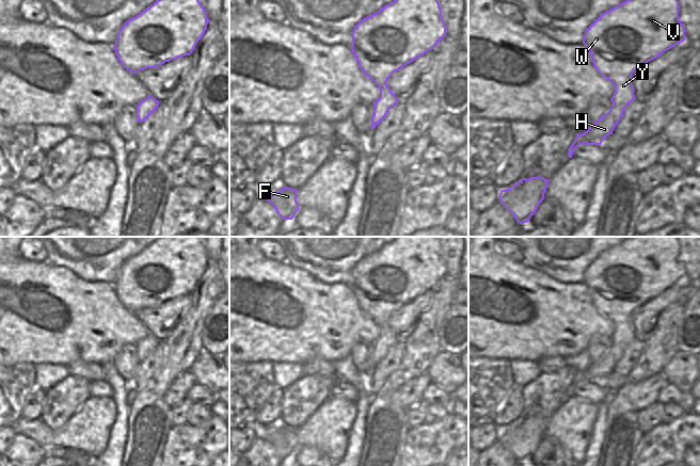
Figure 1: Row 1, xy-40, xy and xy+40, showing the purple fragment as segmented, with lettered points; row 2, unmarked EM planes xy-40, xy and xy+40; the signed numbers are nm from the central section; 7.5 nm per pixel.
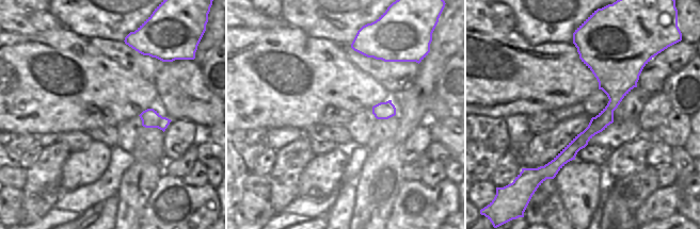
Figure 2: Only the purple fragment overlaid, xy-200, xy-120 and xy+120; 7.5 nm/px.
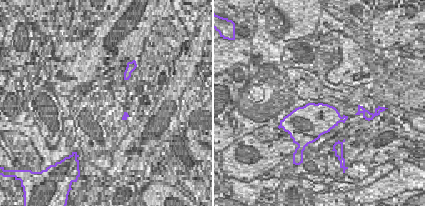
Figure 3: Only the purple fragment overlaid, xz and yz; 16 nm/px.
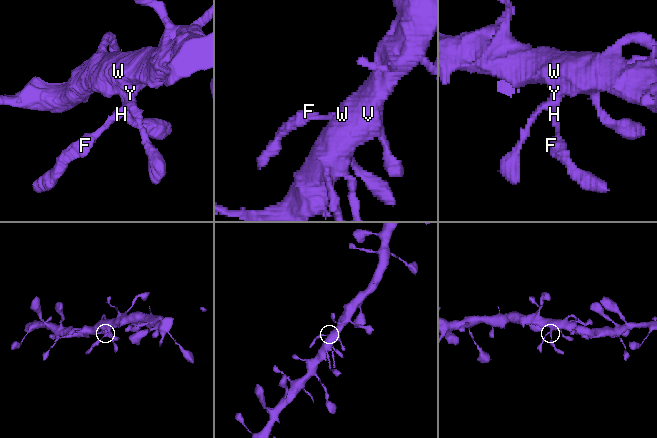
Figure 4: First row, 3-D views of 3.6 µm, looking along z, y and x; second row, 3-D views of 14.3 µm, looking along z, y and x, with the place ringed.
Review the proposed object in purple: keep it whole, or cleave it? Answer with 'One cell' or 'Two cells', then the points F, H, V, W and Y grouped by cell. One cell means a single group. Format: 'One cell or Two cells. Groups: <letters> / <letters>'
Two cells. Groups: F H / V W Y

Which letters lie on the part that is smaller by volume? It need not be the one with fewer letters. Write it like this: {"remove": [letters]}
{"remove": ["F", "H"]}

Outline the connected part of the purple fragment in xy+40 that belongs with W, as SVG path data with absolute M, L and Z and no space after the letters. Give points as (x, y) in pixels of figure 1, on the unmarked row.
M630 237L600 254L587 267L583 283L589 289L591 300L598 311L615 325L615 332L610 338L617 342L615 347L615 359L617 363L623 355L625 347L636 338L632 323L632 312L684 279L685 266L679 259L679 240L677 237Z

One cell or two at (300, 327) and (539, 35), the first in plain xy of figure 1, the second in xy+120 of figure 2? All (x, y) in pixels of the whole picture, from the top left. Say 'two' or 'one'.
two

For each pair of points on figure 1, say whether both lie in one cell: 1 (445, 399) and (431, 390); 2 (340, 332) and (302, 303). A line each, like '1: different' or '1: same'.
1: same
2: same

